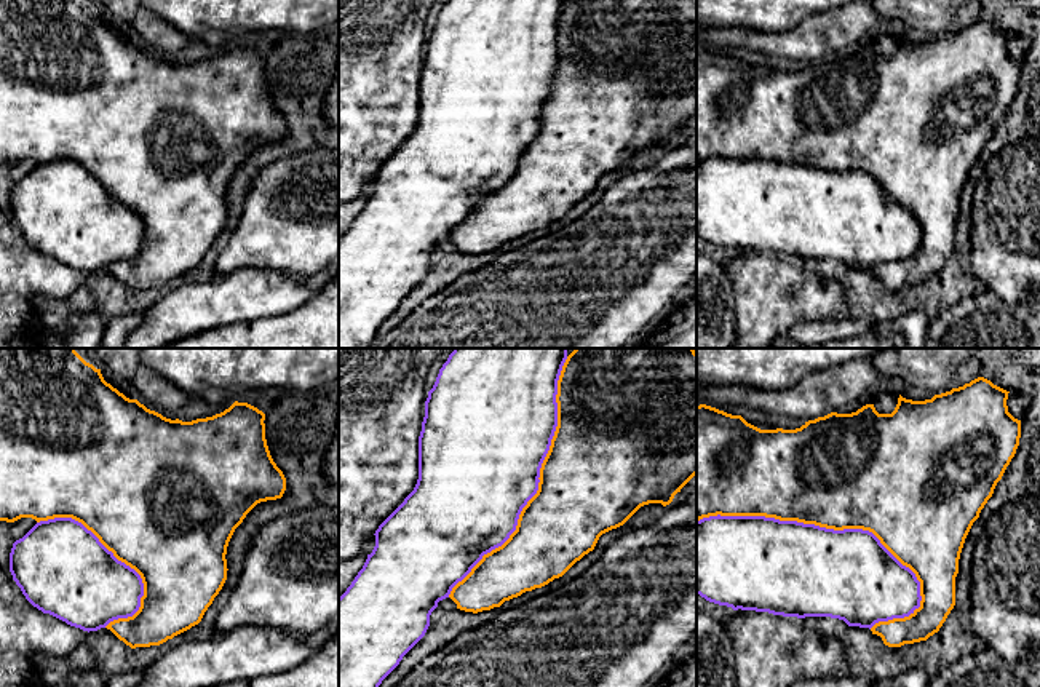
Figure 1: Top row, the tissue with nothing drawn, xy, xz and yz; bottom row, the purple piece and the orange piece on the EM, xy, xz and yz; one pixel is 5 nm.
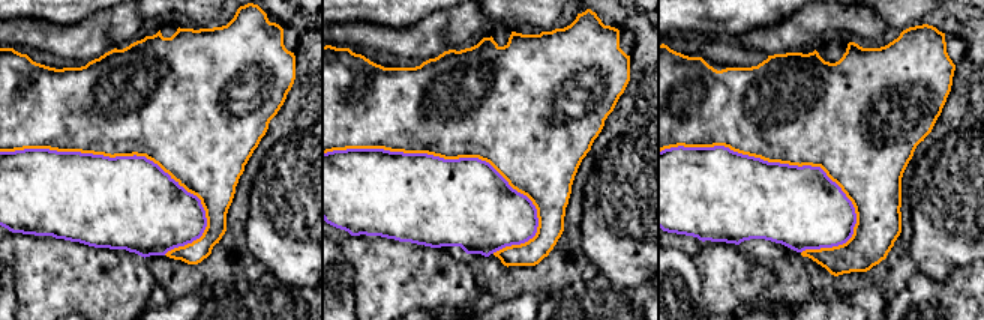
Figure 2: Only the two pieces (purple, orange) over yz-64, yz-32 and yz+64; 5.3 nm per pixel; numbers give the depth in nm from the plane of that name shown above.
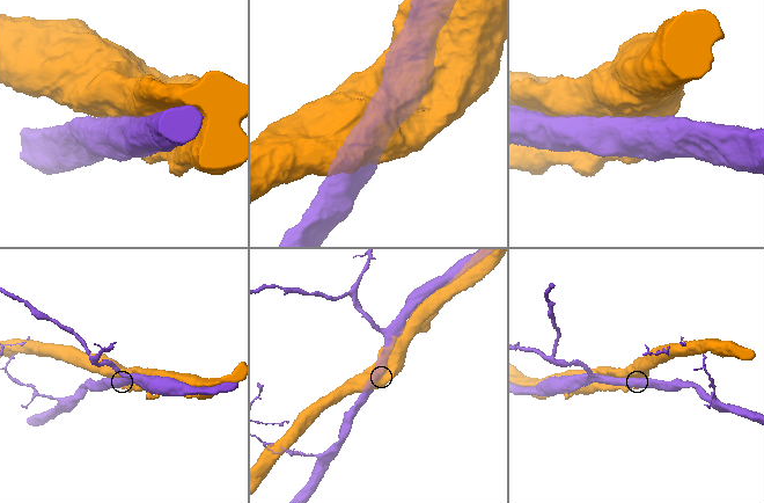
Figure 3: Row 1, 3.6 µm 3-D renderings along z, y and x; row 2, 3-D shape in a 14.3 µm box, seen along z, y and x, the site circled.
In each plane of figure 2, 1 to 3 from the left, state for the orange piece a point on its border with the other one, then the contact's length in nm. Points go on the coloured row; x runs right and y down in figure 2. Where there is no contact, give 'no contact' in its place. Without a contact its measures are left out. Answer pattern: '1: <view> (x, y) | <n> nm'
1: yz-64 (113, 158) | 1150 nm
2: yz-32 (443, 158) | 1200 nm
3: yz+64 (773, 163) | 1150 nm

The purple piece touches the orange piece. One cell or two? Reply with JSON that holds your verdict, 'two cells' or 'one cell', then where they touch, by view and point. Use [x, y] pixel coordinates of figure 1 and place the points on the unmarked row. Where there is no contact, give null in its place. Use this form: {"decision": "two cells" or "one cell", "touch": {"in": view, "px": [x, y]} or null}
{"decision": "one cell", "touch": {"in": "yz", "px": [821, 170]}}

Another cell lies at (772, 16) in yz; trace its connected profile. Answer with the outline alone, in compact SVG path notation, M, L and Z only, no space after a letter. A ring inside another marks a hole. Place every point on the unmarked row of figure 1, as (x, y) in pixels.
M697 0L697 29L741 27L768 34L788 32L805 18L861 0Z

